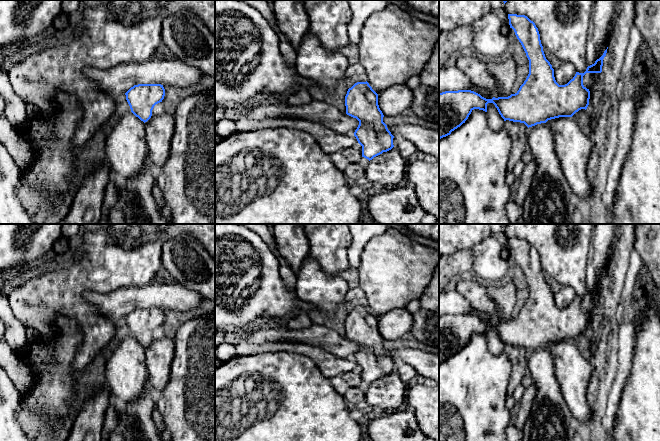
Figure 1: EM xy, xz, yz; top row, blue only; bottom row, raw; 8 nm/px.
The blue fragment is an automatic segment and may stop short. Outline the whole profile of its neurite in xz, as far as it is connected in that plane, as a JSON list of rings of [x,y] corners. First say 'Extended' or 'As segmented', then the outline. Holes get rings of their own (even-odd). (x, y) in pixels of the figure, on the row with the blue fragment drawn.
Extended. [[[367,81],[357,82],[347,91],[345,106],[346,114],[359,121],[354,136],[362,146],[362,157],[370,161],[365,167],[369,184],[378,183],[387,189],[396,187],[404,178],[407,165],[405,159],[393,145],[394,136],[383,122],[384,115],[378,105],[378,94]]]

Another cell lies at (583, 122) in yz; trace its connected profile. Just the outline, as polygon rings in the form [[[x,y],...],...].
[[[581,109],[576,112],[573,116],[578,118],[577,124],[580,127],[581,131],[585,135],[591,136],[594,128],[591,127],[587,111],[585,109]]]

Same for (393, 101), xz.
[[[396,84],[378,94],[378,105],[384,116],[399,116],[410,109],[413,89],[405,84]]]

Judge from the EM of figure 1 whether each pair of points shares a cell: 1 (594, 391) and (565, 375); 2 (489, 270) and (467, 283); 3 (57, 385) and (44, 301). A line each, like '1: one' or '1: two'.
1: two
2: two
3: two

